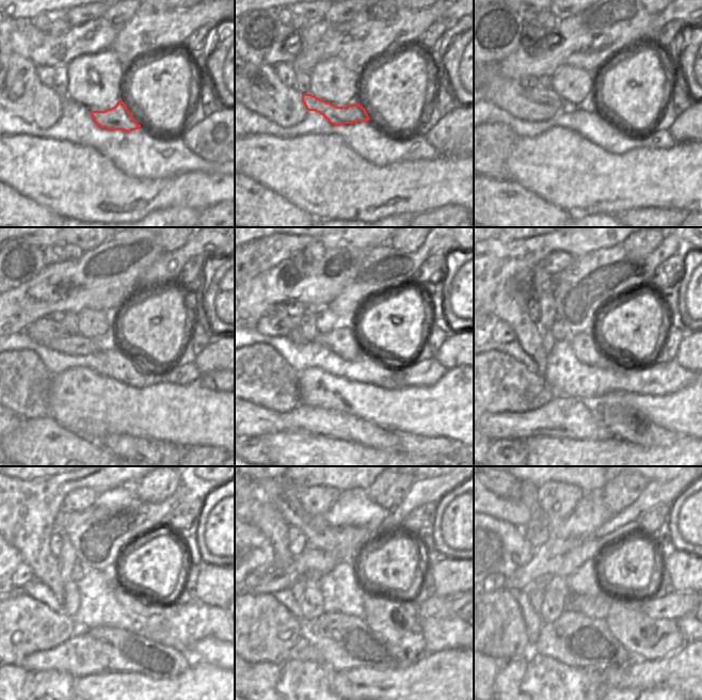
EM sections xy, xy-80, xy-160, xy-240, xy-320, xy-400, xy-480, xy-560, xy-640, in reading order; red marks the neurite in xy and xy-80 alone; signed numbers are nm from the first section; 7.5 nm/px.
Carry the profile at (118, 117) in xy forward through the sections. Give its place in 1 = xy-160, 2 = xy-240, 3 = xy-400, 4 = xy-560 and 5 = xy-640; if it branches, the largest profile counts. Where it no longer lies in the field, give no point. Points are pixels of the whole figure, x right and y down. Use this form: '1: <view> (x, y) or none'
1: xy-160 (537, 94)
2: xy-240 (43, 330)
3: xy-400 (501, 333)
4: xy-560 (256, 575)
5: xy-640 (495, 582)

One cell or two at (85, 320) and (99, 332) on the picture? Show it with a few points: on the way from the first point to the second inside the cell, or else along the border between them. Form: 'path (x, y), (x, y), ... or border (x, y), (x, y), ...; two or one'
path (89, 321), (96, 329); one

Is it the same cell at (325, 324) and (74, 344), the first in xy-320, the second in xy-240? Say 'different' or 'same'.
different

